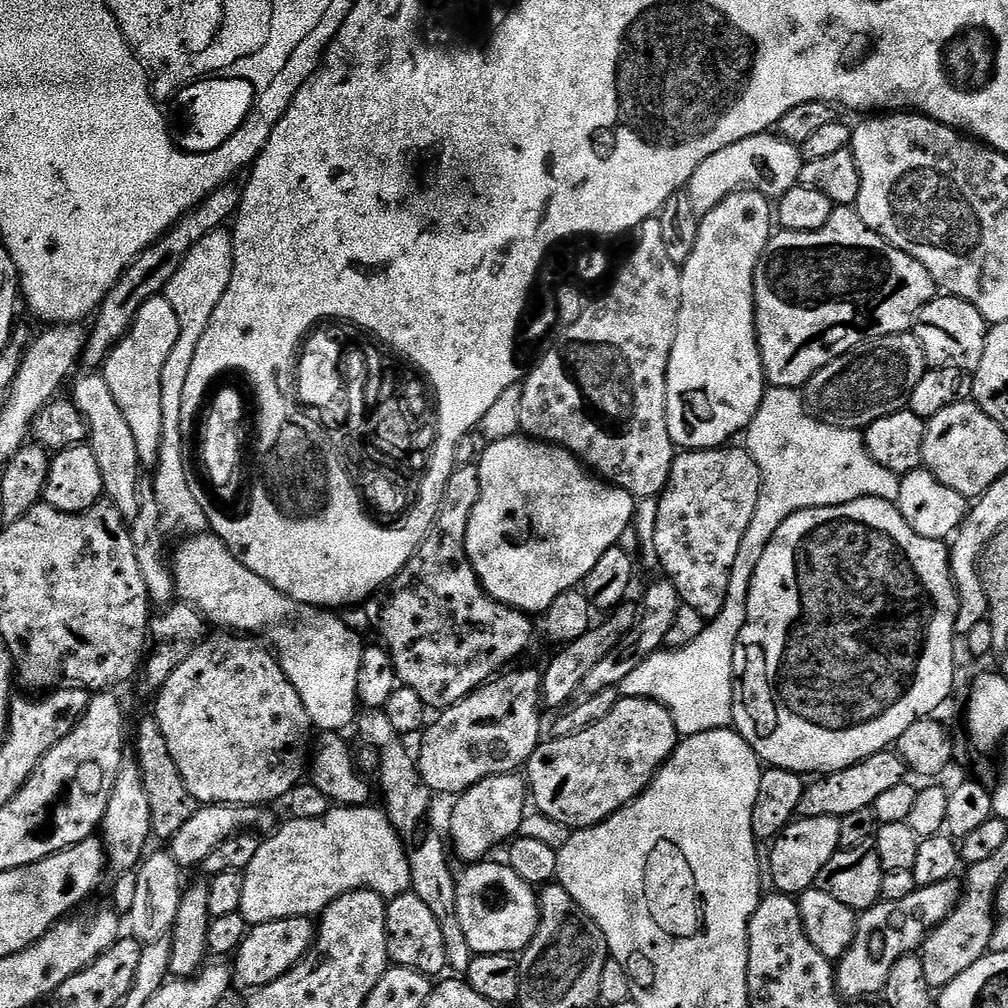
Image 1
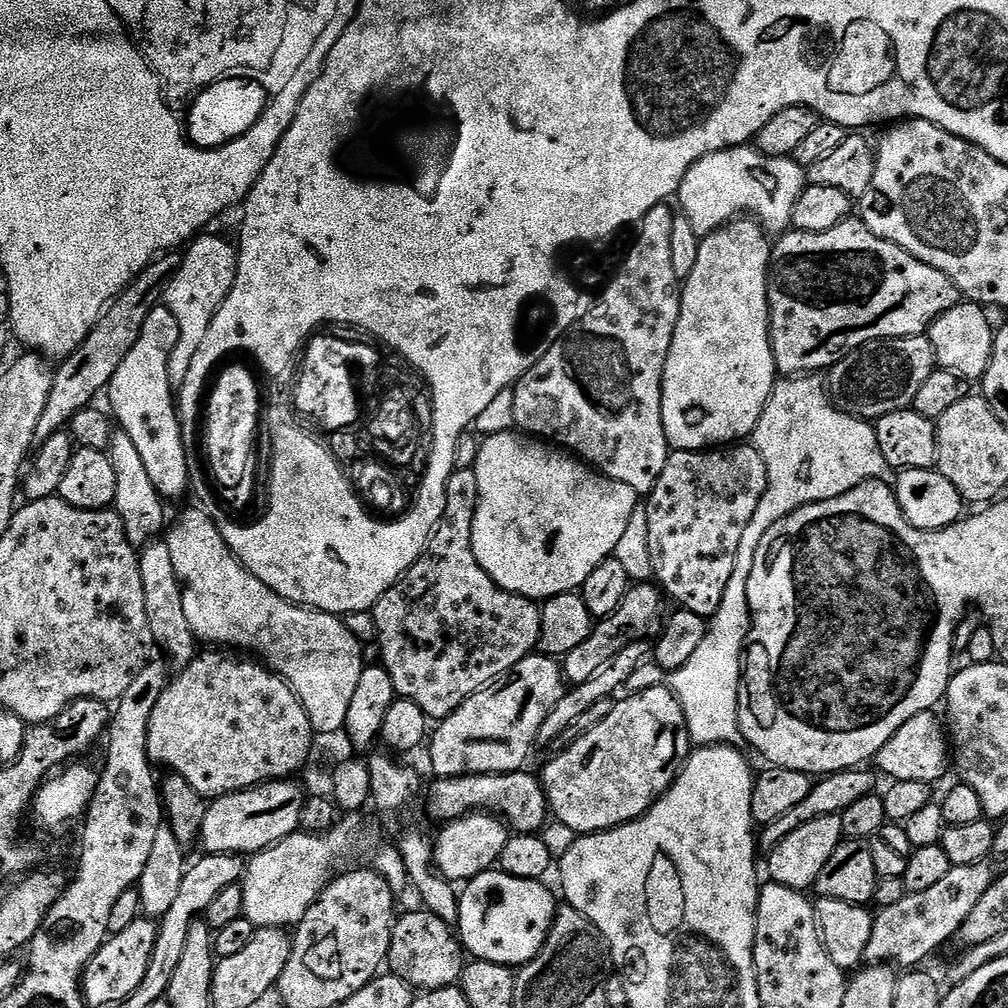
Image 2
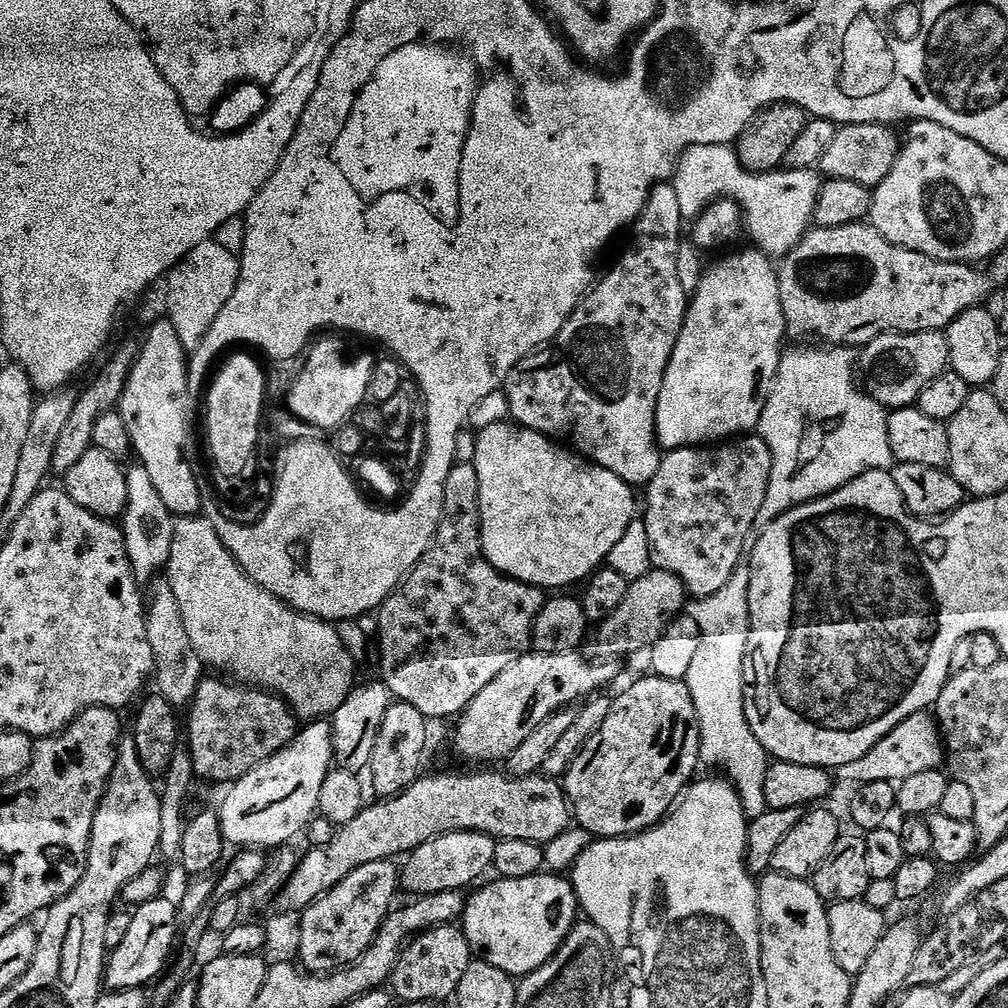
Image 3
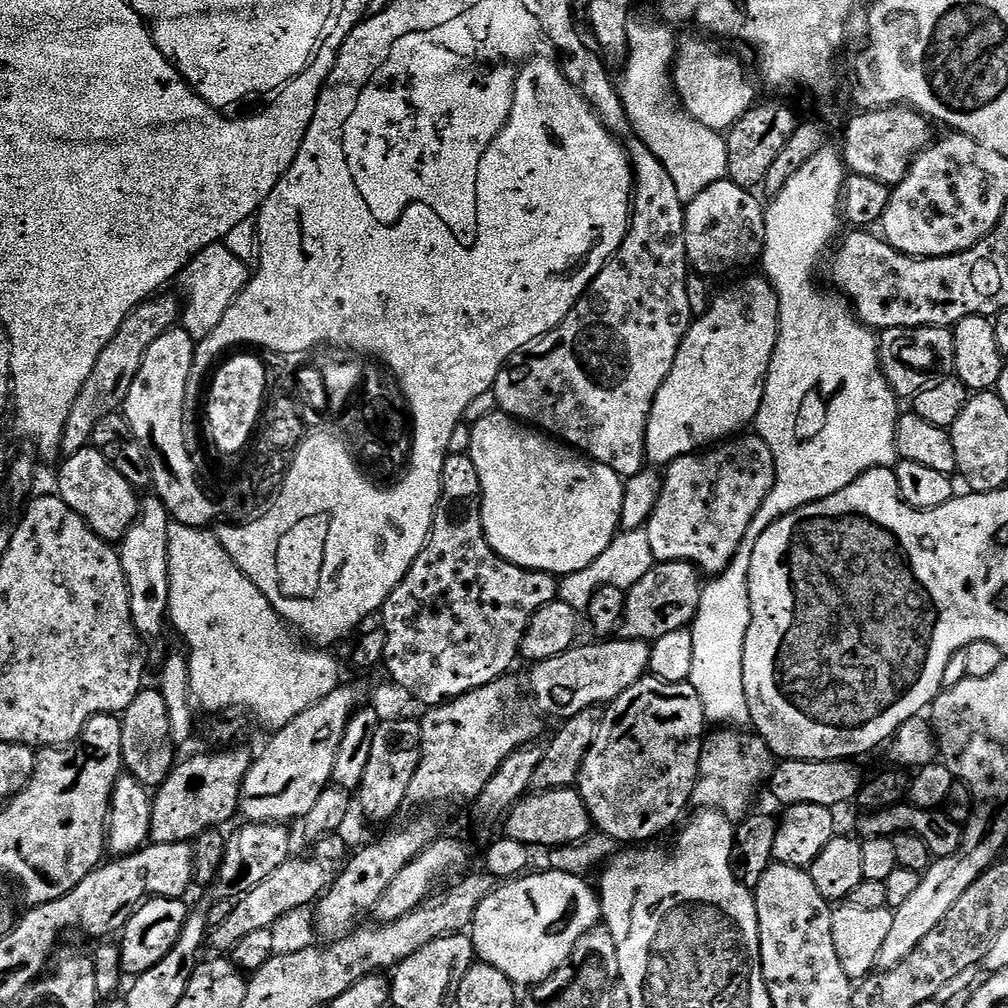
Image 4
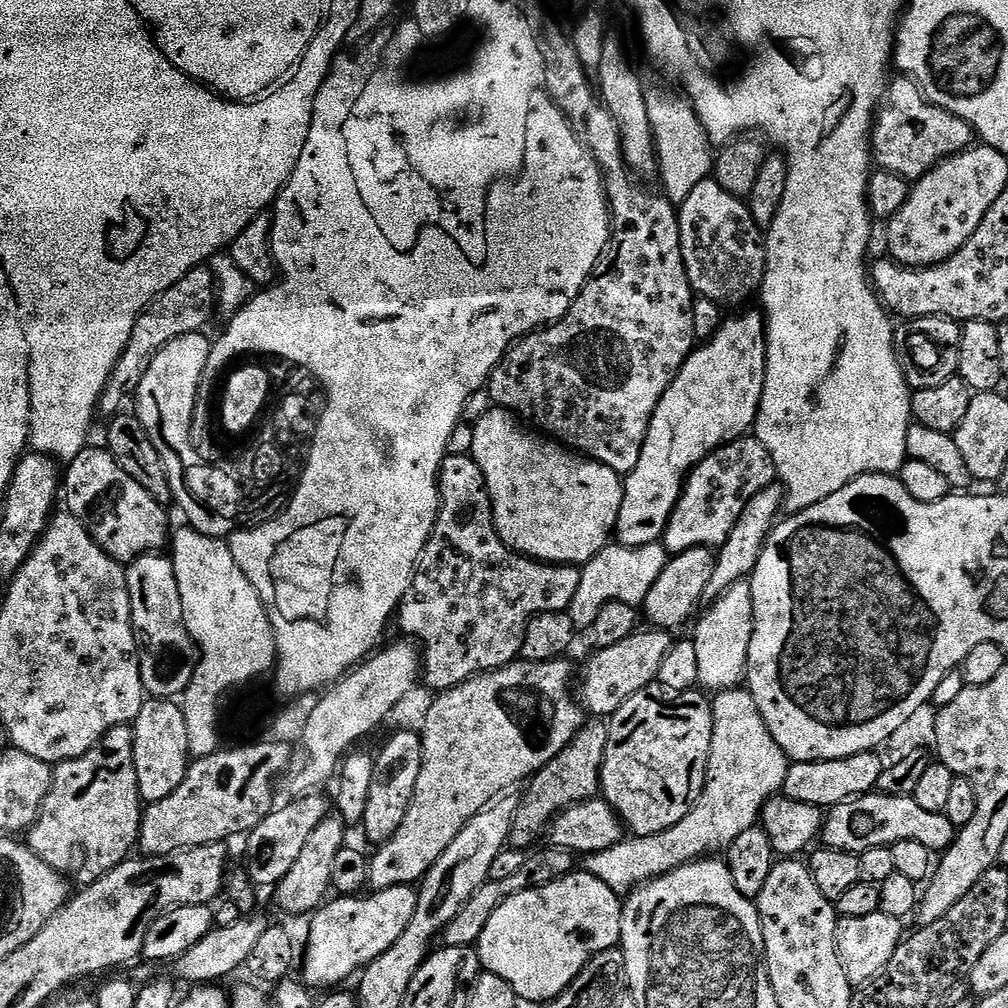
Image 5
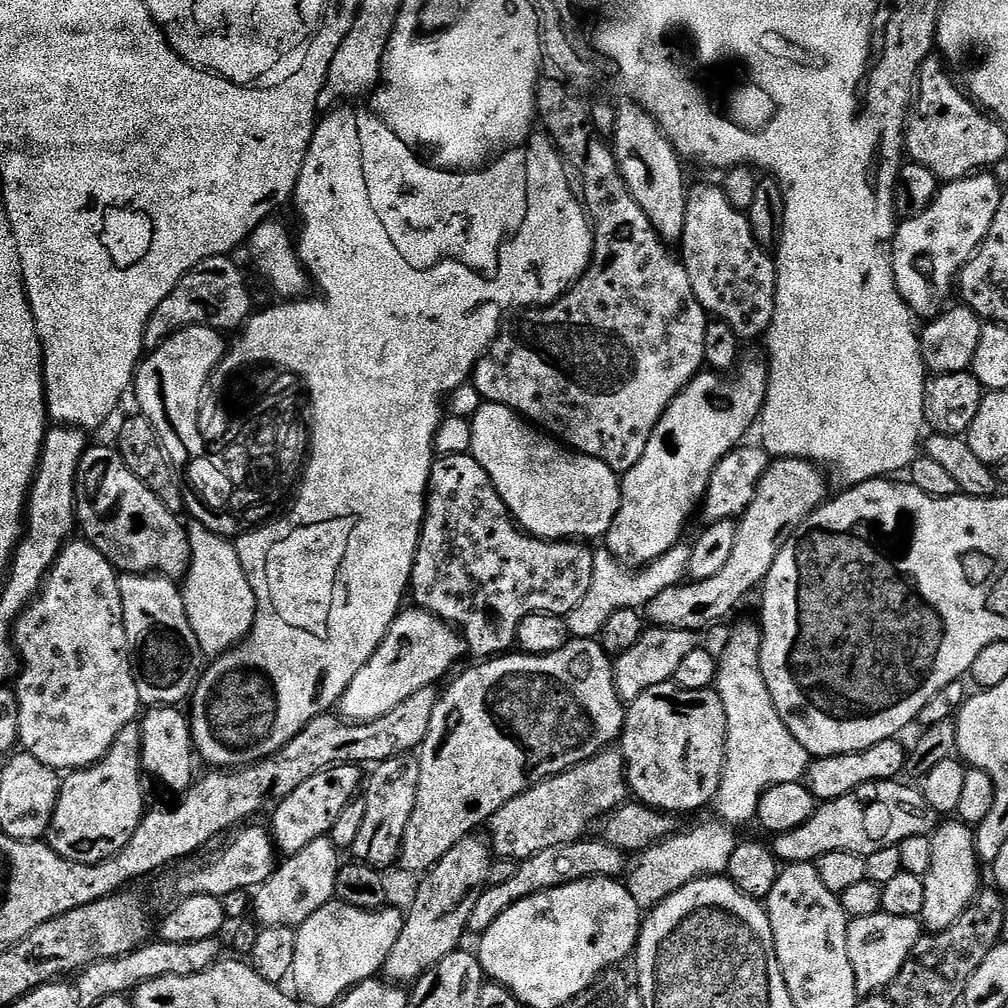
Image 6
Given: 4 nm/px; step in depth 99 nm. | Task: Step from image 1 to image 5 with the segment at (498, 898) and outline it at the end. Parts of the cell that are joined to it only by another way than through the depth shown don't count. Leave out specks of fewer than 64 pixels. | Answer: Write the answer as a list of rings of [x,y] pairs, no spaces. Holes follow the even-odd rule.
[[[576,870],[561,880],[551,880],[548,884],[515,892],[496,907],[494,914],[490,914],[479,940],[475,941],[474,948],[480,951],[479,967],[483,971],[498,974],[498,978],[506,978],[521,1001],[547,1002],[555,996],[561,996],[591,956],[617,947],[617,937],[616,940],[612,937],[612,931],[618,928],[616,916],[612,912],[599,912],[599,908],[616,908],[620,900],[621,897],[613,888],[587,870]]]

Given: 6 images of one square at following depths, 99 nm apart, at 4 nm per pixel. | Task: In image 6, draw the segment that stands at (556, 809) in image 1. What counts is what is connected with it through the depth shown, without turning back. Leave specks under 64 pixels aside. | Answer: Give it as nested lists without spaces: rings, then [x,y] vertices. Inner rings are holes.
[[[672,682],[648,688],[627,705],[624,731],[618,737],[618,752],[622,757],[629,793],[646,807],[669,814],[692,812],[707,800],[709,803],[720,787],[725,735],[726,721],[715,691],[686,690],[677,688]]]

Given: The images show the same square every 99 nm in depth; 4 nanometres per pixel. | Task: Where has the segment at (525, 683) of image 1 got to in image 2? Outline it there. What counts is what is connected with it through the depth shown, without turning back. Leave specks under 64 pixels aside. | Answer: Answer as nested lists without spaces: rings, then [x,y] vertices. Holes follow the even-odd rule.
[[[543,654],[527,656],[439,721],[427,741],[428,760],[437,777],[481,776],[487,772],[518,772],[537,747],[536,735],[546,722],[546,714],[554,710],[554,702],[562,698],[566,681],[553,657]]]

